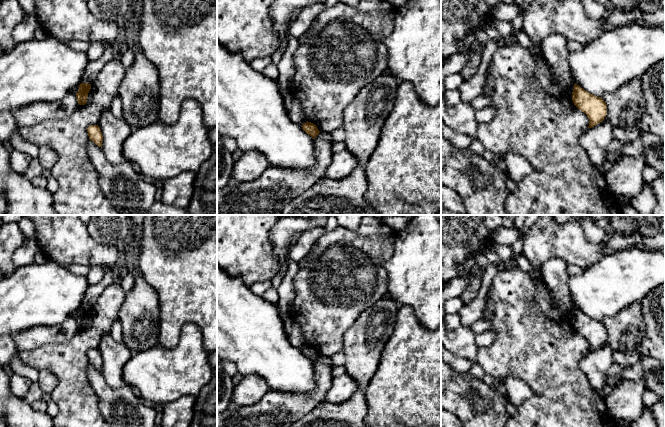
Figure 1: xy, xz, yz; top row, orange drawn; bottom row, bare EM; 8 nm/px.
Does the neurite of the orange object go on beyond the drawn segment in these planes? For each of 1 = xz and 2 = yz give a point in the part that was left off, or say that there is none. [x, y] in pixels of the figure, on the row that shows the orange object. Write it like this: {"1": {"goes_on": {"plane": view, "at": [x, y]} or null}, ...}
{"1": {"goes_on": null}, "2": {"goes_on": null}}

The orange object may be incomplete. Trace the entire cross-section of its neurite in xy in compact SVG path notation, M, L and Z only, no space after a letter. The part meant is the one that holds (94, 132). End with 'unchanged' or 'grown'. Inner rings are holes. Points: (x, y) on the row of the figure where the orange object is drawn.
M91 125L87 128L88 136L91 141L102 148L103 136L98 125Z; unchanged

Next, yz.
M574 84L572 101L579 110L587 115L589 129L602 122L606 117L607 105L604 100L601 97L590 94L577 84Z; unchanged

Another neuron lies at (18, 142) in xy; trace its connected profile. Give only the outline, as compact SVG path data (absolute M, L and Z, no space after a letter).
M18 129L13 131L10 141L13 149L29 155L32 159L38 158L39 147L24 139Z

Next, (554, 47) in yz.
M549 35L541 42L541 50L551 68L554 80L572 94L574 83L569 71L570 52L567 49L567 41L563 35Z

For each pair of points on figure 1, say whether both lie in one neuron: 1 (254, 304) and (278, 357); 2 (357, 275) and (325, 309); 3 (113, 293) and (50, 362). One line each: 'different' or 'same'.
1: same
2: same
3: same

